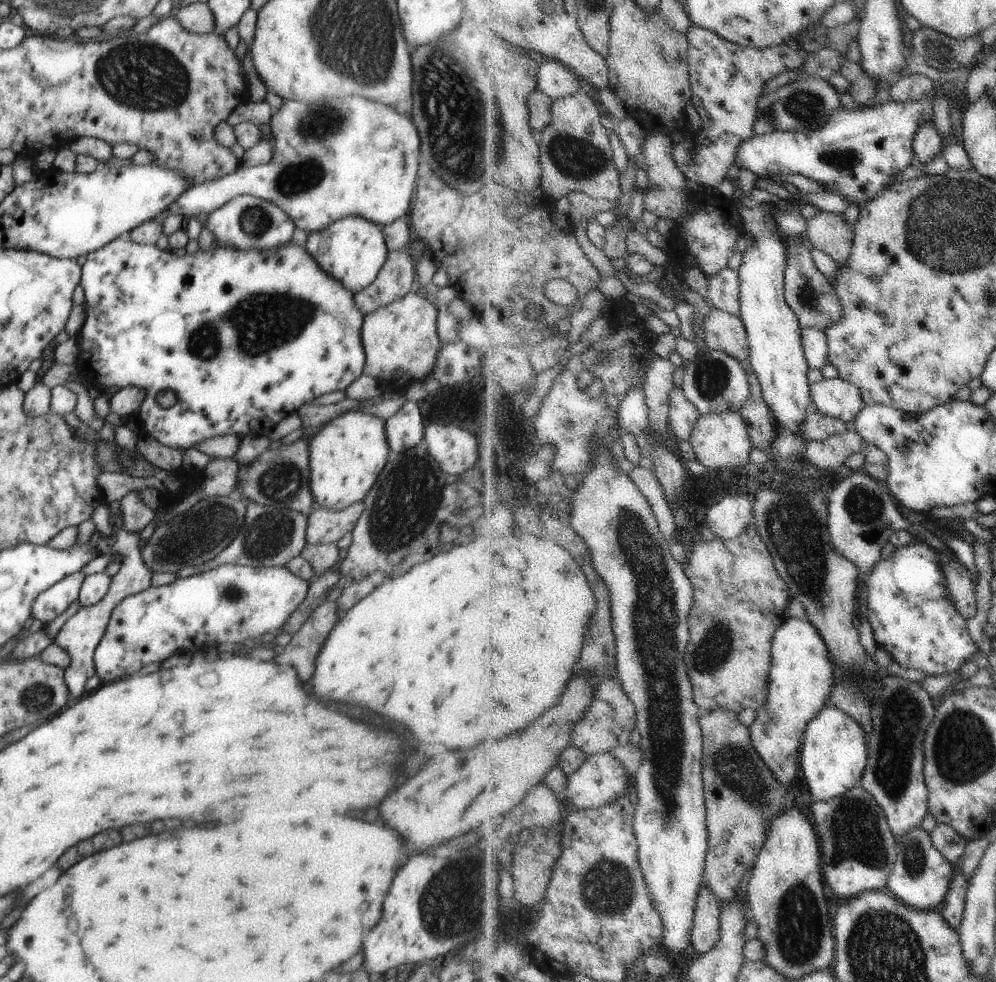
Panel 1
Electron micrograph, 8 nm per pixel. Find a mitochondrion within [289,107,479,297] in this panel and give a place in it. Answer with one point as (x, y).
(445, 161)

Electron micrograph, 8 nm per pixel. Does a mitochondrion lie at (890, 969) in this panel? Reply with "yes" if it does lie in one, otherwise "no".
yes

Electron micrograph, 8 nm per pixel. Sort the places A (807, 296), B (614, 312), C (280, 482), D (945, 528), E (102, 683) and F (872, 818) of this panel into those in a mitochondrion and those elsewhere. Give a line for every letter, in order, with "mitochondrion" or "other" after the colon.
A: mitochondrion
B: other
C: mitochondrion
D: other
E: other
F: mitochondrion

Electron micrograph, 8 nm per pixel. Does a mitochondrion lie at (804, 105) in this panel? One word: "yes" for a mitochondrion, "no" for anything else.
yes

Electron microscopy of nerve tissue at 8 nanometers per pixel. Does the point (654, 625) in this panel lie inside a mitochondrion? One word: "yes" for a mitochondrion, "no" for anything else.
yes

